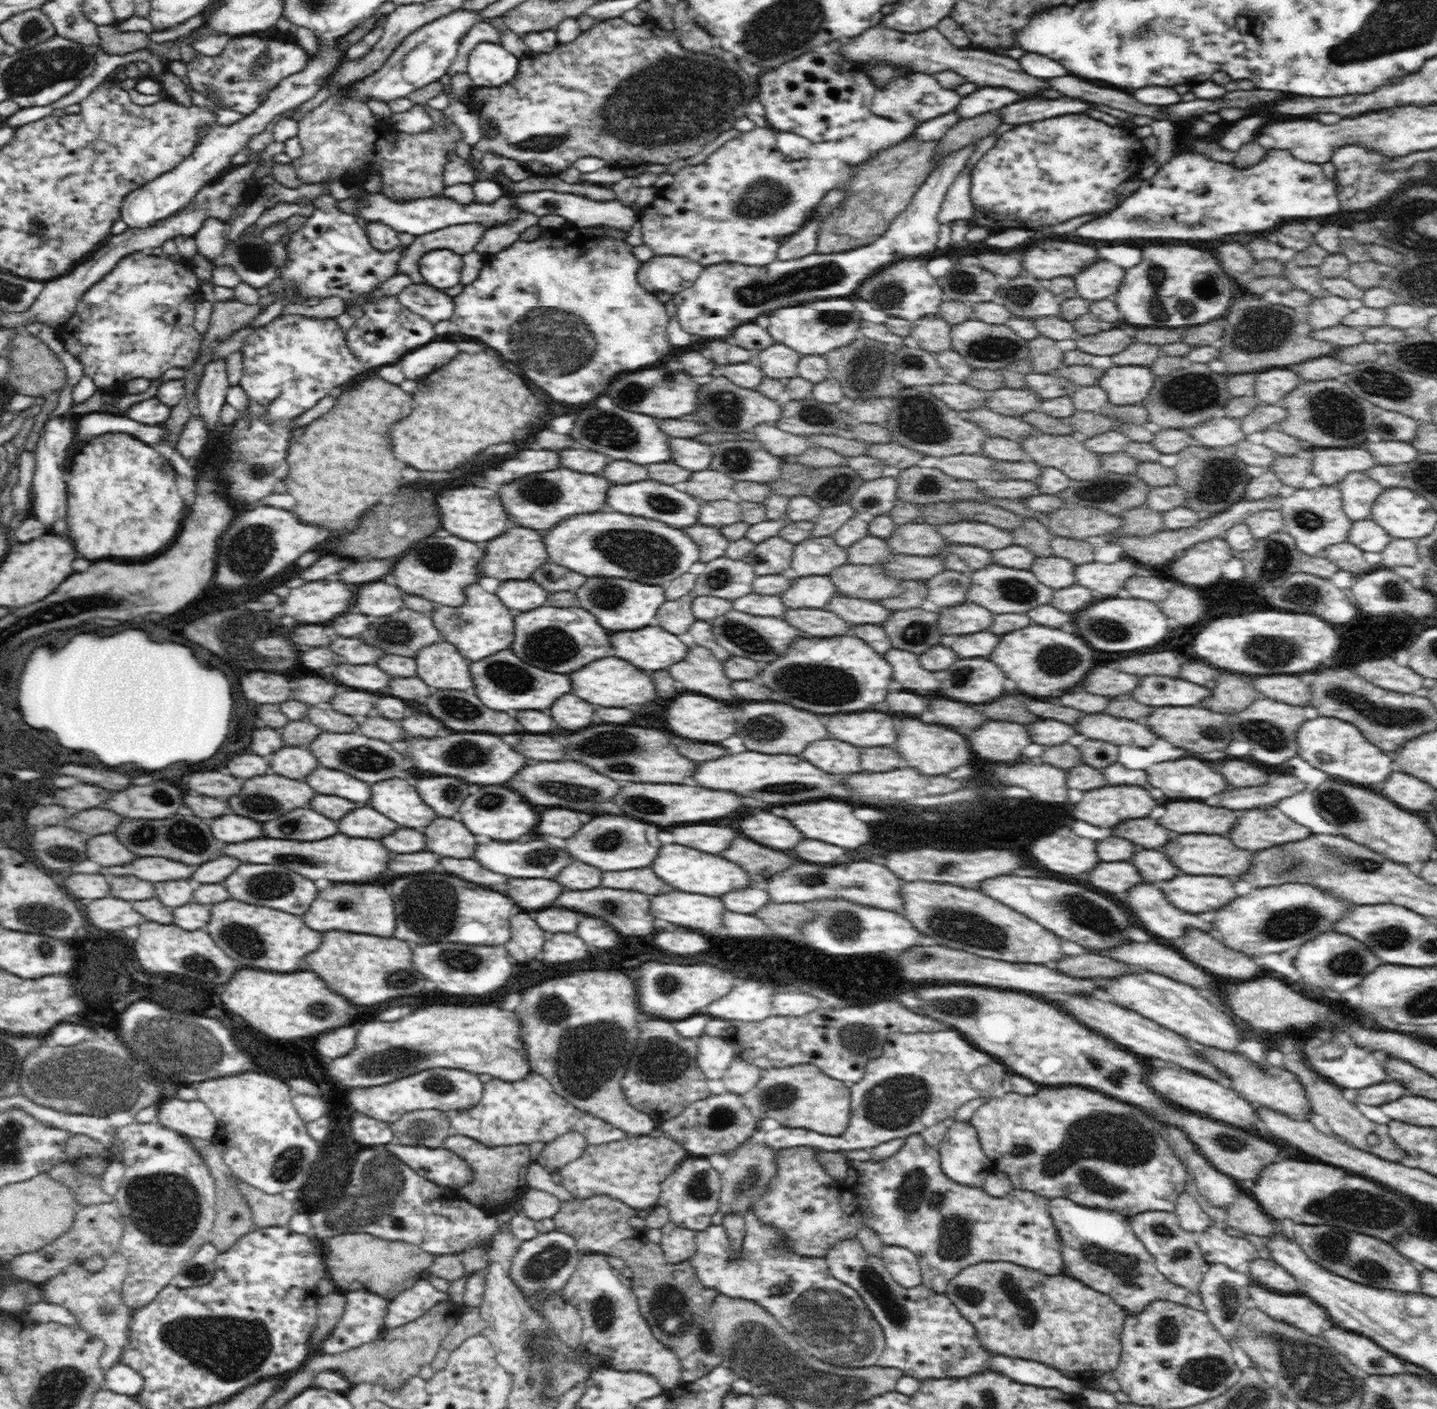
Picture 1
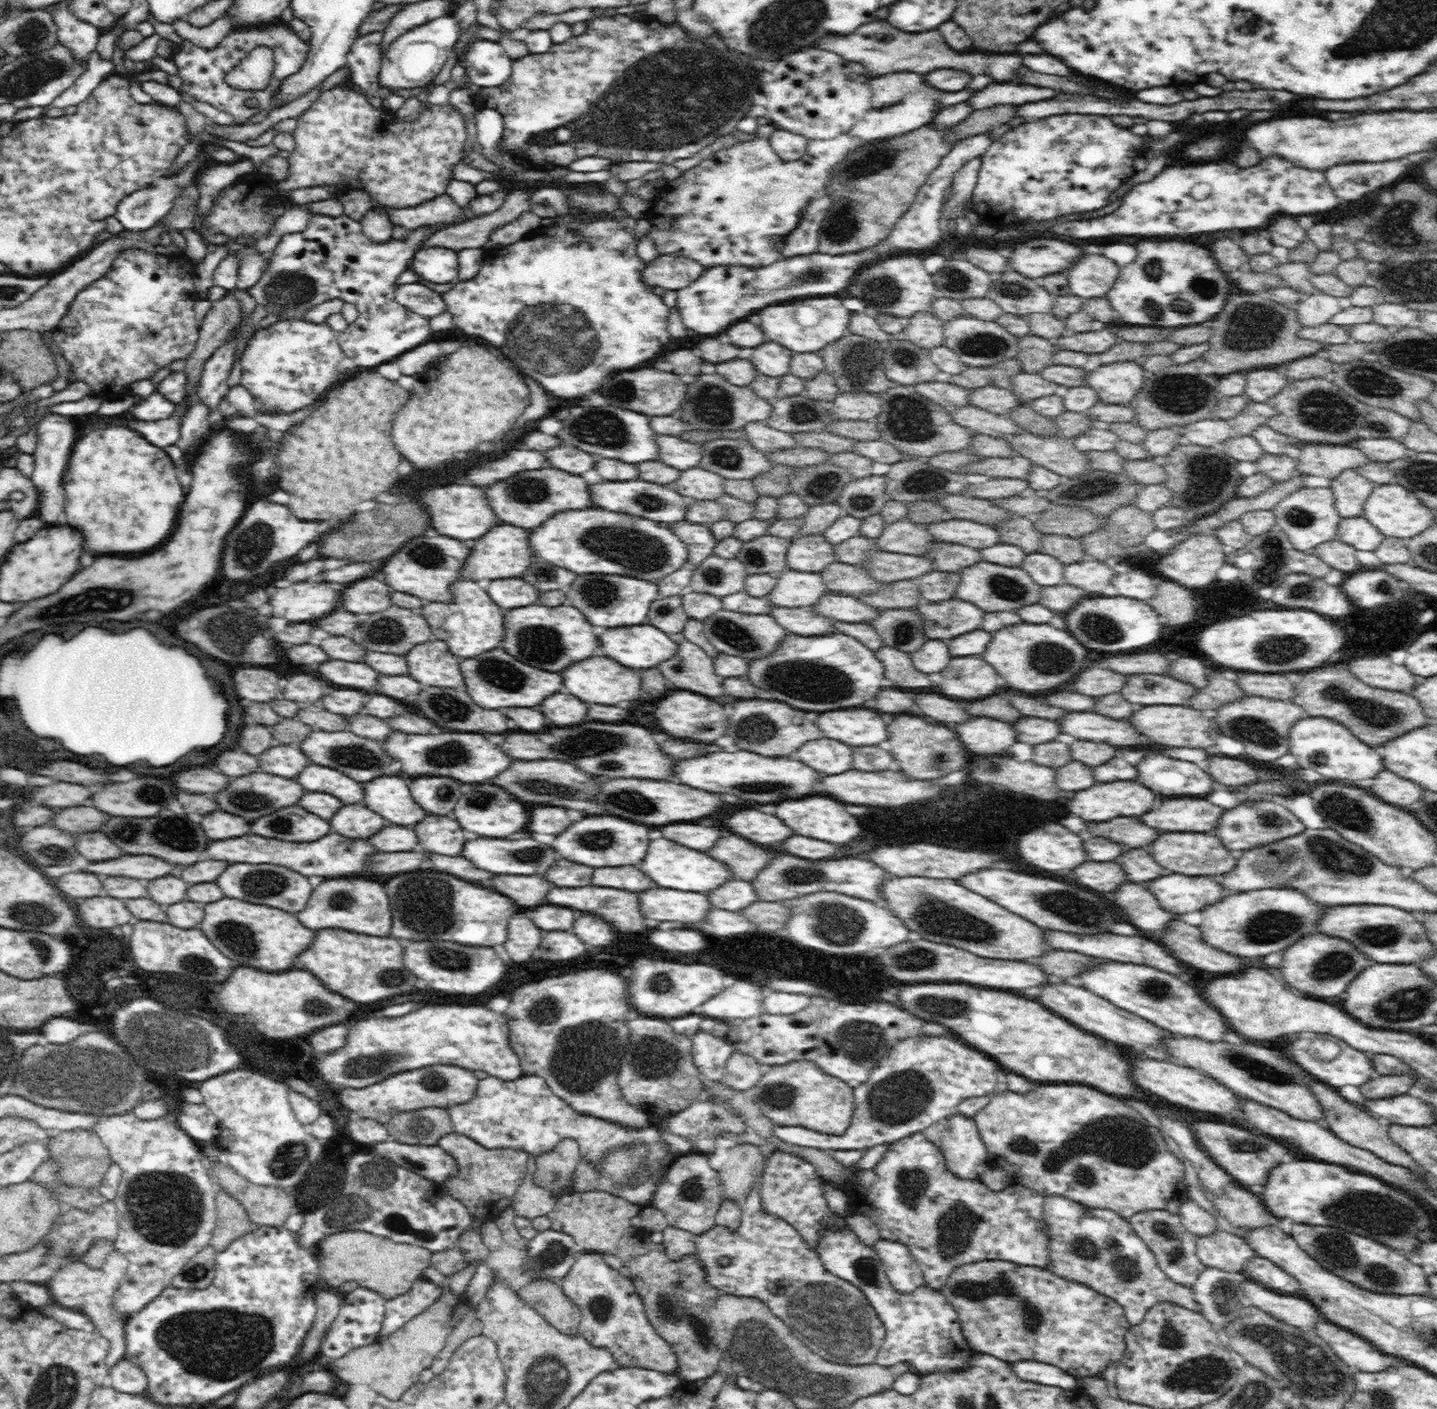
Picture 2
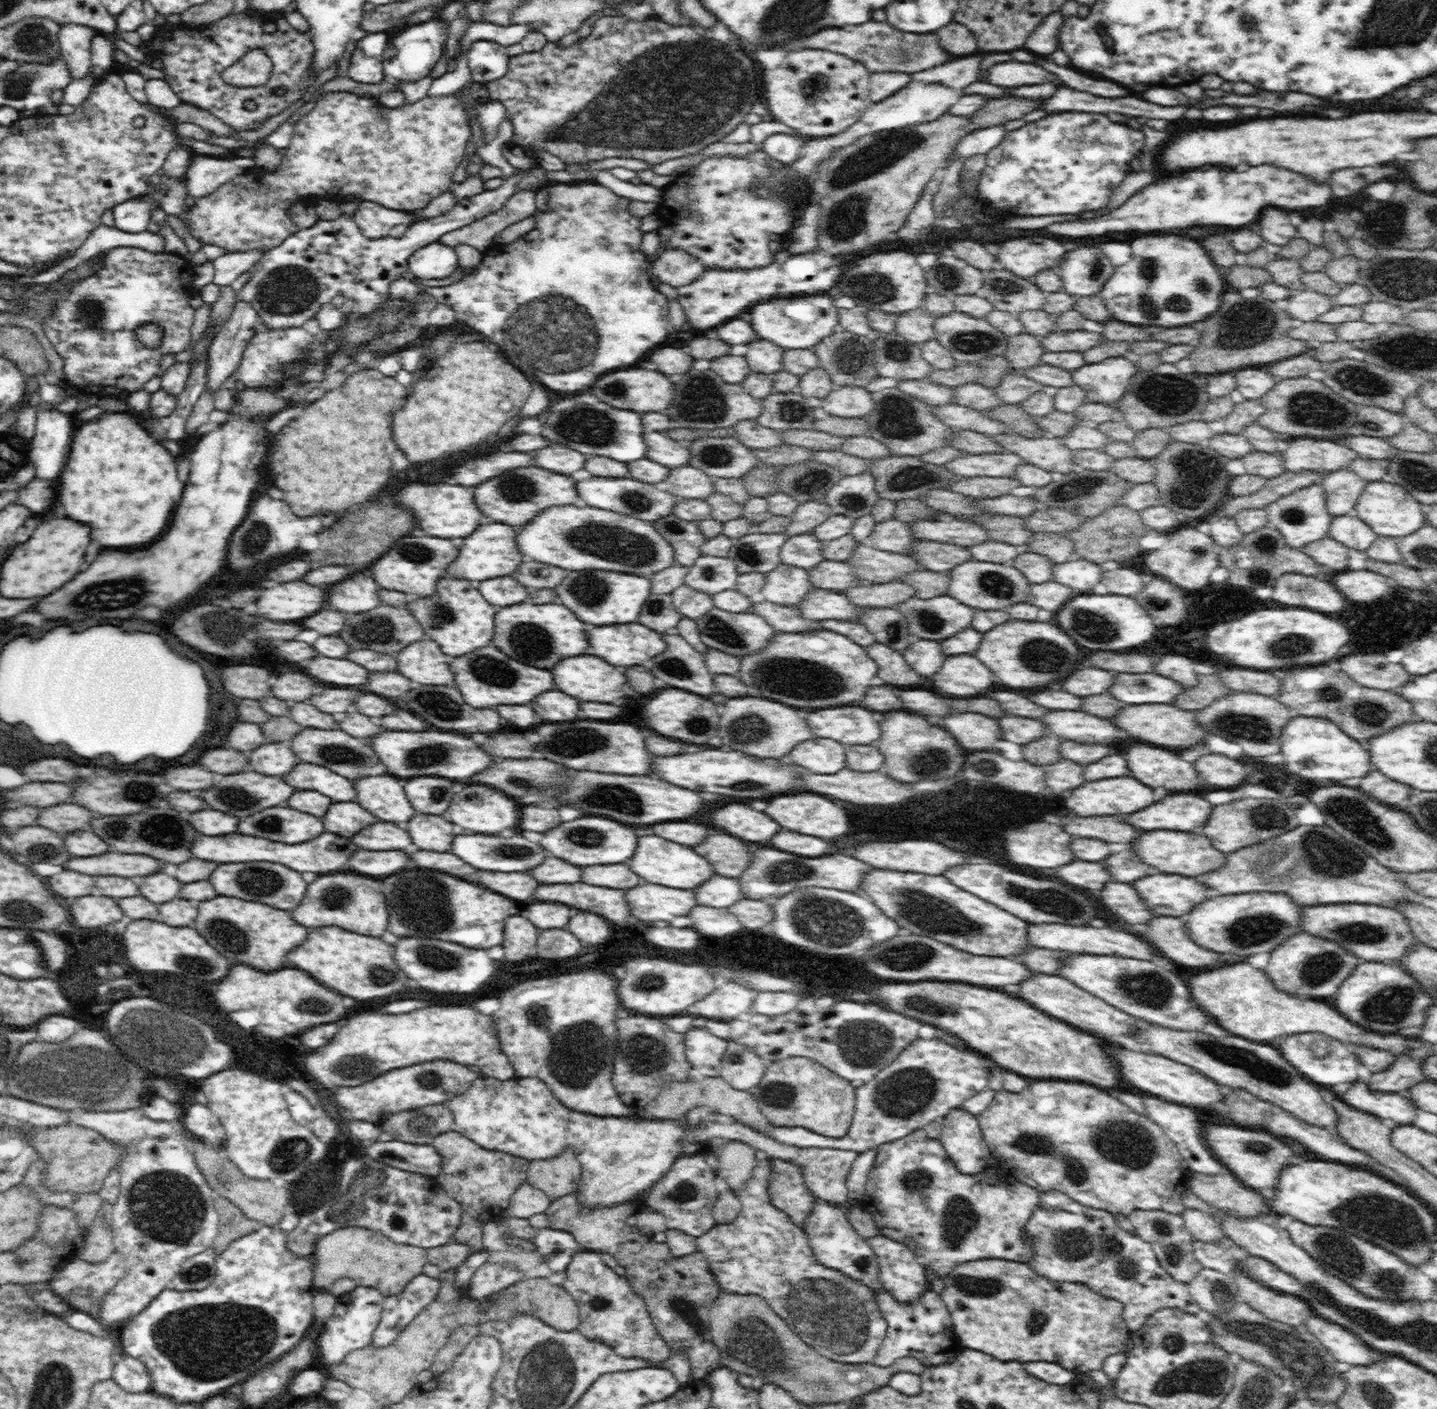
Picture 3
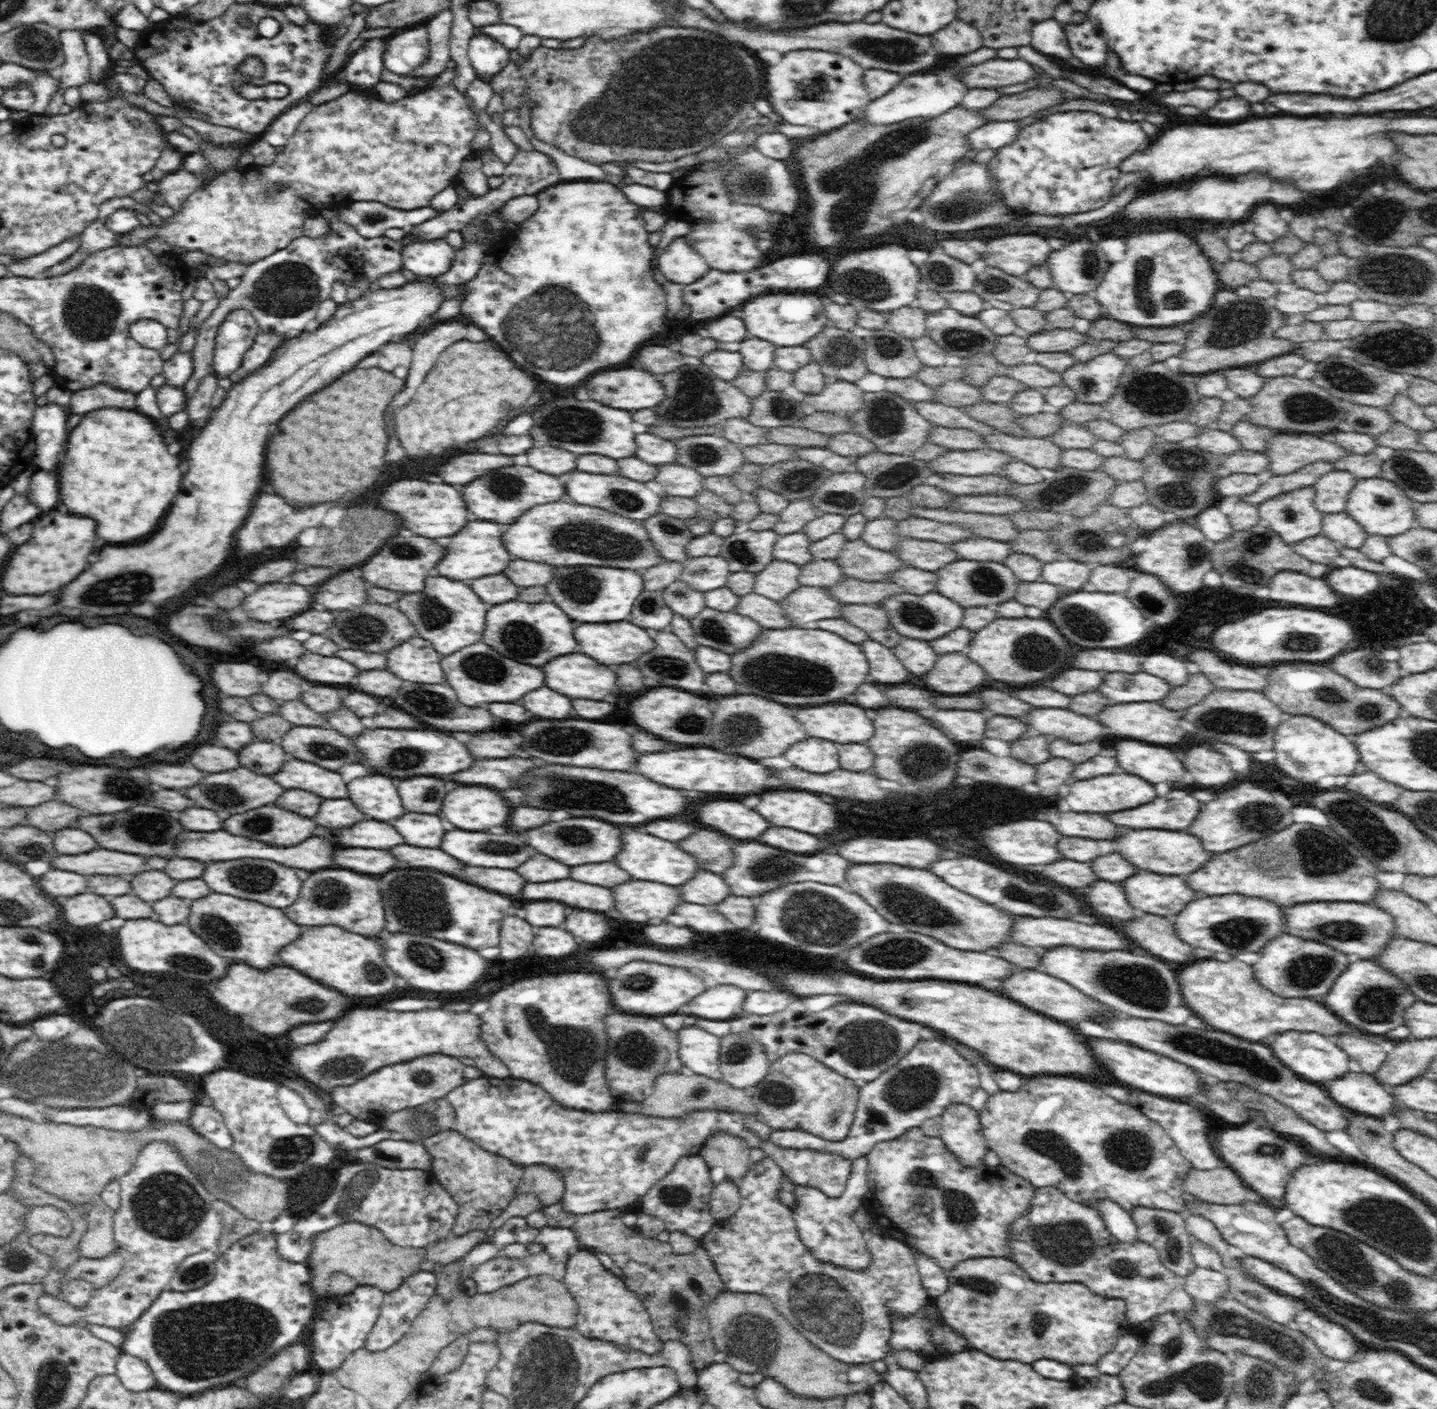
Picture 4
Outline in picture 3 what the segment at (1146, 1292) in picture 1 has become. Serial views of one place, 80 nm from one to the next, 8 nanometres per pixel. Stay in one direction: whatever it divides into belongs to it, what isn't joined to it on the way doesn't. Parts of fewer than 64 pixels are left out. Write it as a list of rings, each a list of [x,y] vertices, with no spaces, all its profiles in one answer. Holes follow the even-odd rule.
[[[1044,1191],[1039,1192],[1040,1204],[1036,1208],[1034,1214],[1031,1215],[1031,1219],[1028,1220],[1026,1225],[1026,1236],[1030,1237],[1030,1240],[1034,1241],[1034,1252],[1036,1256],[1032,1256],[1032,1264],[1027,1264],[1030,1268],[1036,1268],[1036,1273],[1040,1276],[1048,1276],[1048,1280],[1056,1280],[1060,1282],[1071,1282],[1085,1284],[1088,1288],[1091,1288],[1094,1292],[1105,1296],[1106,1298],[1113,1298],[1114,1300],[1120,1301],[1123,1305],[1123,1319],[1129,1327],[1131,1332],[1136,1332],[1145,1324],[1147,1318],[1157,1309],[1163,1308],[1177,1308],[1182,1312],[1192,1313],[1193,1315],[1203,1315],[1201,1306],[1195,1301],[1195,1298],[1191,1294],[1190,1286],[1188,1283],[1181,1283],[1179,1280],[1173,1278],[1164,1267],[1161,1266],[1157,1259],[1154,1249],[1151,1247],[1149,1242],[1142,1240],[1138,1235],[1132,1234],[1131,1230],[1127,1230],[1126,1227],[1121,1225],[1121,1222],[1108,1212],[1106,1209],[1100,1210],[1090,1208],[1072,1200],[1068,1195],[1065,1195],[1060,1191]]]

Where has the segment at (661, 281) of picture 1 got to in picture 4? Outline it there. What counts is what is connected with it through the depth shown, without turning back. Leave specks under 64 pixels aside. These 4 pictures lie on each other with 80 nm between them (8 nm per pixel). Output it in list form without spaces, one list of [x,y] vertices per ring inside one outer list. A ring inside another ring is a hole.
[[[676,237],[661,254],[659,266],[667,280],[678,284],[692,284],[711,268],[704,257],[683,238]]]

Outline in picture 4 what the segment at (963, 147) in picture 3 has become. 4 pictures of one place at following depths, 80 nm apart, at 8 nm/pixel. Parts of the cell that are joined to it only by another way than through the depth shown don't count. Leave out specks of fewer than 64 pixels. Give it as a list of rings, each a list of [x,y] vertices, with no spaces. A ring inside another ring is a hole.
[[[1014,121],[986,122],[975,128],[969,134],[969,145],[976,150],[998,150],[1004,145],[1012,144],[1016,140],[1024,125]]]

